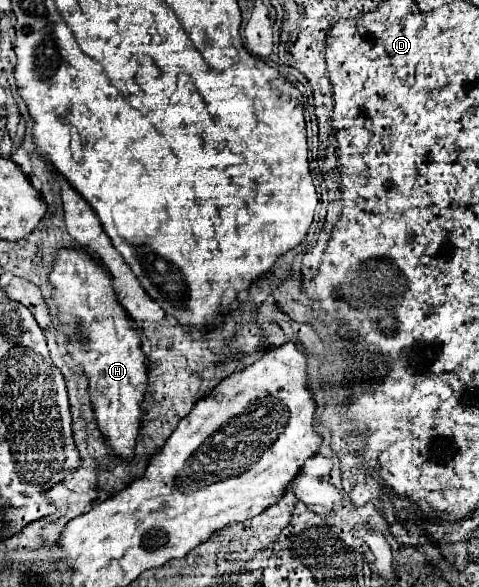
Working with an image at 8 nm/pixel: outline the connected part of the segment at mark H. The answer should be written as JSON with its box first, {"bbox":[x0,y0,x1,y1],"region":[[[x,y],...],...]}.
{"bbox":[49,250,147,458],"region":[[[59,250],[49,280],[55,286],[53,302],[59,306],[59,328],[71,338],[67,342],[67,352],[83,366],[89,378],[89,394],[99,430],[107,436],[115,452],[123,458],[131,458],[143,416],[141,402],[147,388],[147,366],[139,336],[131,328],[125,308],[121,308],[115,296],[109,272],[85,252]]]}

